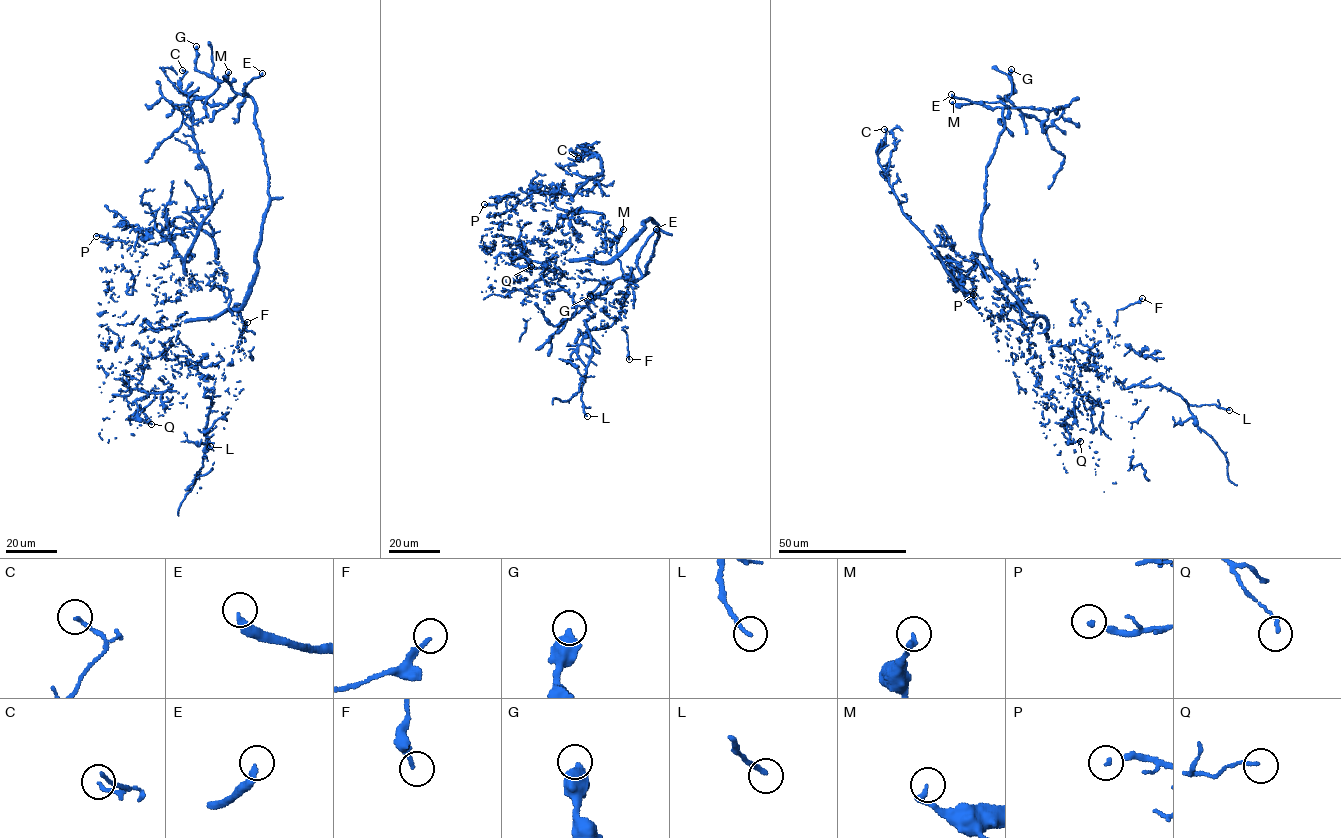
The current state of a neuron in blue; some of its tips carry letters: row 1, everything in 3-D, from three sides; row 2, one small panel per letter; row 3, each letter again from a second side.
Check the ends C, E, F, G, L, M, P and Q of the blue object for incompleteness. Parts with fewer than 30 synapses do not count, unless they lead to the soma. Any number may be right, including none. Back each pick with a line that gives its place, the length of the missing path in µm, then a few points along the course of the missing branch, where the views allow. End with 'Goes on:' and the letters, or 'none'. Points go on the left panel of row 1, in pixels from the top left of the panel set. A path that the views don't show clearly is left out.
E: Place: (262, 73). Missing length about 50 µm. Course of what is missing: (262, 73), (261, 62), (251, 52), (233, 50), (228, 54), (202, 57), (183, 49)
Goes on: E

